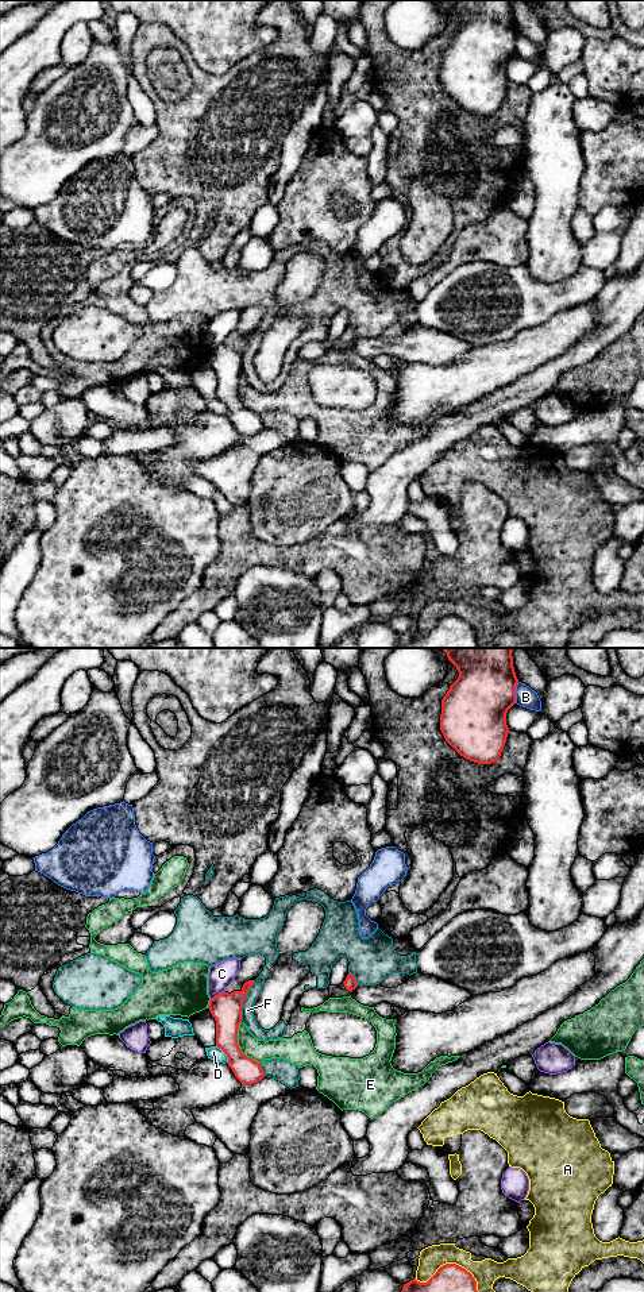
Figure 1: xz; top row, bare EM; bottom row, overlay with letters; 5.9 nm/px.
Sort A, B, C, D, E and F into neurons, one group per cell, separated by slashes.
A / B / C / D / E / F

